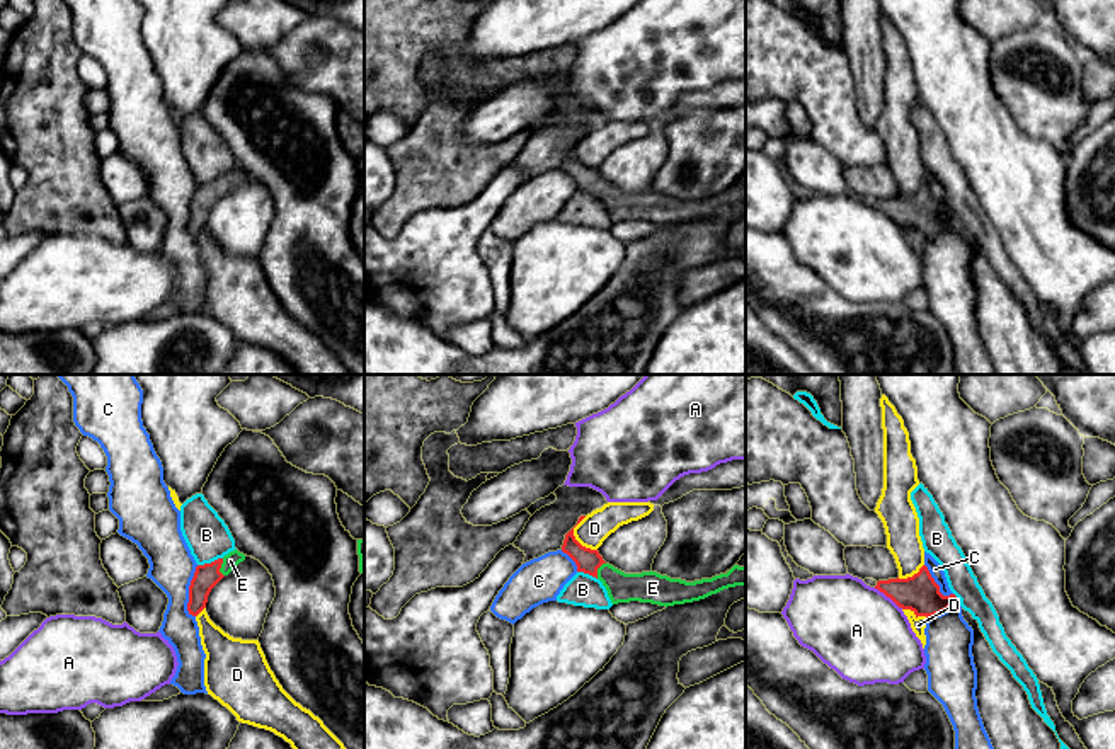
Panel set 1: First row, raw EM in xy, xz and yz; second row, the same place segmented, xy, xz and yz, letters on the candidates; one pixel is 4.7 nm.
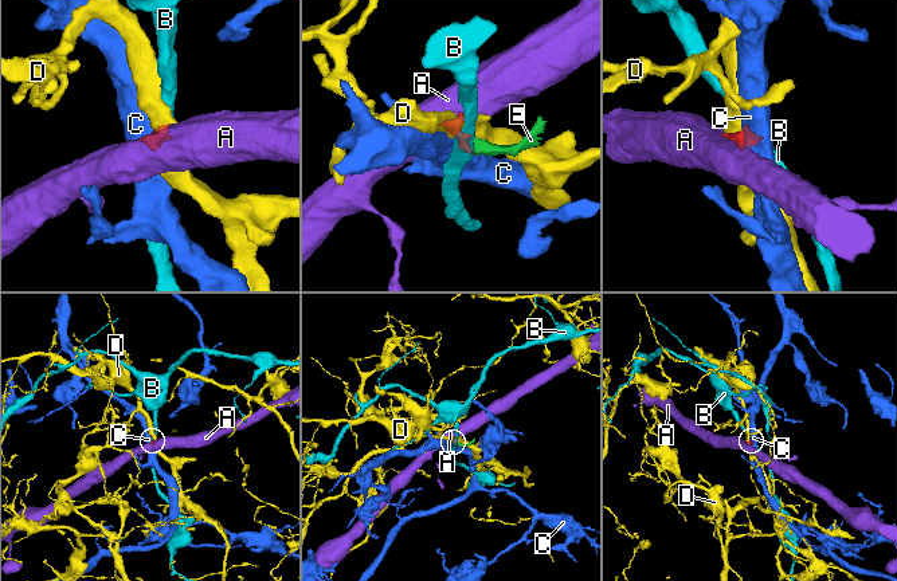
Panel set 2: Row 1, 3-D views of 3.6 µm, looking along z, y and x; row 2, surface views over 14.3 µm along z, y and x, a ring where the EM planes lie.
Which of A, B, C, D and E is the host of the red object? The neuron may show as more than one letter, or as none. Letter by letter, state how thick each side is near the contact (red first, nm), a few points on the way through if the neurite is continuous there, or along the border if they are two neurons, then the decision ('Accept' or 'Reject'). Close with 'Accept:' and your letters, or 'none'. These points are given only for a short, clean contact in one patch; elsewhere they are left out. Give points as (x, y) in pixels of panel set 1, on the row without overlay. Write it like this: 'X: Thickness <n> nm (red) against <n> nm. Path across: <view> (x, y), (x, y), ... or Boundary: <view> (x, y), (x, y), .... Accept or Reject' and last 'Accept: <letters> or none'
A: Thickness 180 nm (red) against 440 nm. Boundary: yz (874, 206), (903, 227). Reject
B: Thickness 120 nm (red) against 200 nm. Boundary: xy (222, 176), (198, 184). Reject
C: Thickness 120 nm (red) against 220 nm. Boundary: xy (198, 184), (189, 205), (188, 230), (193, 235). Reject
D: Thickness 120 nm (red) against 150 nm. Boundary: xz (586, 135), (574, 147), (574, 155), (583, 164), (596, 169). Reject
E: Thickness 120 nm (red) against 70 nm. Path across: xy (206, 194), (220, 186), (230, 179). Accept
Accept: E

